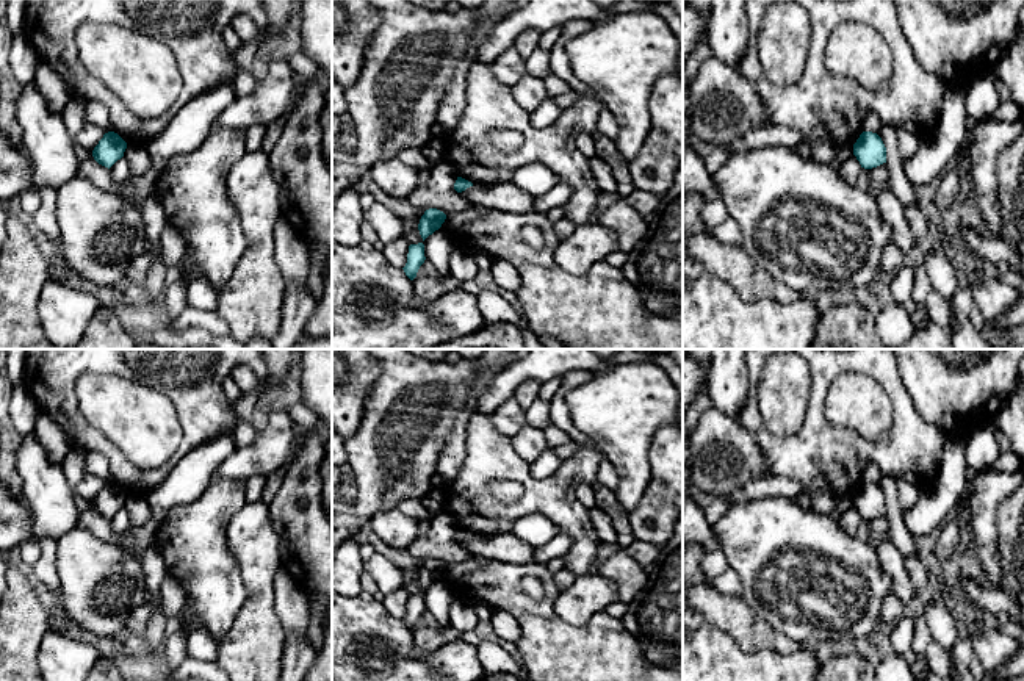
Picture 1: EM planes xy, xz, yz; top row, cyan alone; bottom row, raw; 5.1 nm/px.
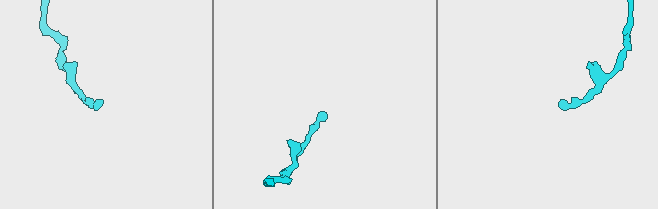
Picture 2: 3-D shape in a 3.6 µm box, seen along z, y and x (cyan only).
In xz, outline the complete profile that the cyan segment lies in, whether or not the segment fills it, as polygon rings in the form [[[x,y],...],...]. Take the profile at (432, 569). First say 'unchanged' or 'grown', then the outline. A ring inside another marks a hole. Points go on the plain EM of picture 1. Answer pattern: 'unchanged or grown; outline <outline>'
unchanged; outline [[[429,559],[424,562],[424,565],[420,570],[418,581],[423,589],[423,592],[432,586],[435,581],[442,578],[445,573],[446,565],[437,559]]]

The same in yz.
unchanged; outline [[[863,482],[853,495],[853,506],[861,518],[872,520],[886,513],[886,498],[882,488],[872,482]]]

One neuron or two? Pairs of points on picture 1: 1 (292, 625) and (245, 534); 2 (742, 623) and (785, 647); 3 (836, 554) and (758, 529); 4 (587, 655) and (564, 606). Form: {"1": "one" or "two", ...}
{"1": "two", "2": "one", "3": "one", "4": "two"}

